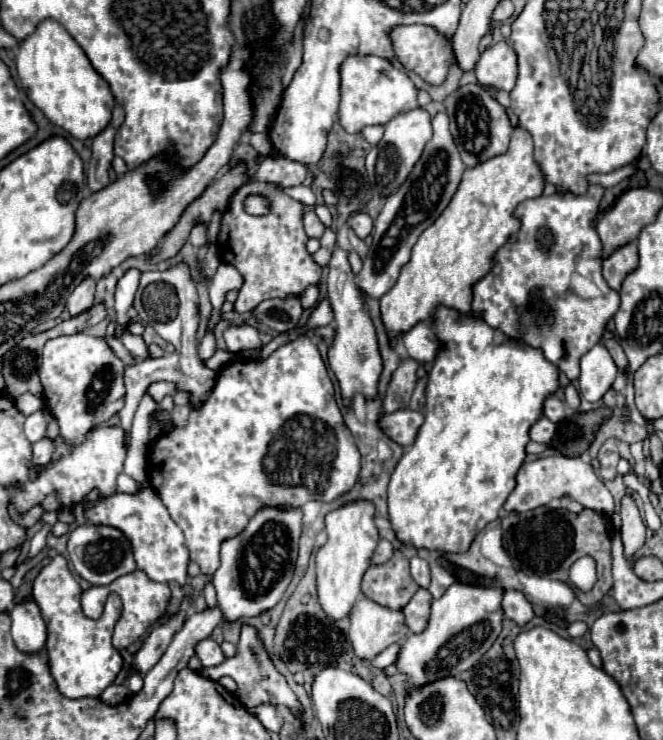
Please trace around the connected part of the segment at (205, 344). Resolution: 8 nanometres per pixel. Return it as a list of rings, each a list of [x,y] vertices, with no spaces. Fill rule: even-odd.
[[[210,332],[210,334],[206,334],[206,338],[198,344],[198,356],[200,356],[202,360],[208,360],[214,352],[216,352],[216,342],[214,342],[214,336],[212,336],[212,332]]]

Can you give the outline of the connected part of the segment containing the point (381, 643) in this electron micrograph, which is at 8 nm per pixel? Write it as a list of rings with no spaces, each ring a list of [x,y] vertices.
[[[362,598],[350,612],[350,642],[358,658],[376,658],[390,644],[404,640],[408,632],[400,610],[382,608],[374,600]]]

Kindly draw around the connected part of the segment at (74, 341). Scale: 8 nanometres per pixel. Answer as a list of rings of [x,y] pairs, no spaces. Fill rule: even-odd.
[[[88,332],[60,336],[46,342],[42,352],[40,382],[44,386],[44,404],[60,424],[60,434],[68,444],[76,446],[100,422],[112,418],[124,408],[124,362],[112,352],[104,338]]]

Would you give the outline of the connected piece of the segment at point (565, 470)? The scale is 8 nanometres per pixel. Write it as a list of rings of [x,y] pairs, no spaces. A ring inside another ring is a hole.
[[[546,456],[538,458],[534,462],[522,464],[518,476],[516,476],[516,488],[508,496],[504,508],[508,512],[528,512],[538,506],[546,506],[552,498],[562,498],[562,496],[572,496],[576,502],[582,506],[602,512],[602,516],[610,518],[614,514],[614,498],[604,486],[604,482],[598,478],[594,466],[582,458],[570,458],[570,456]]]

